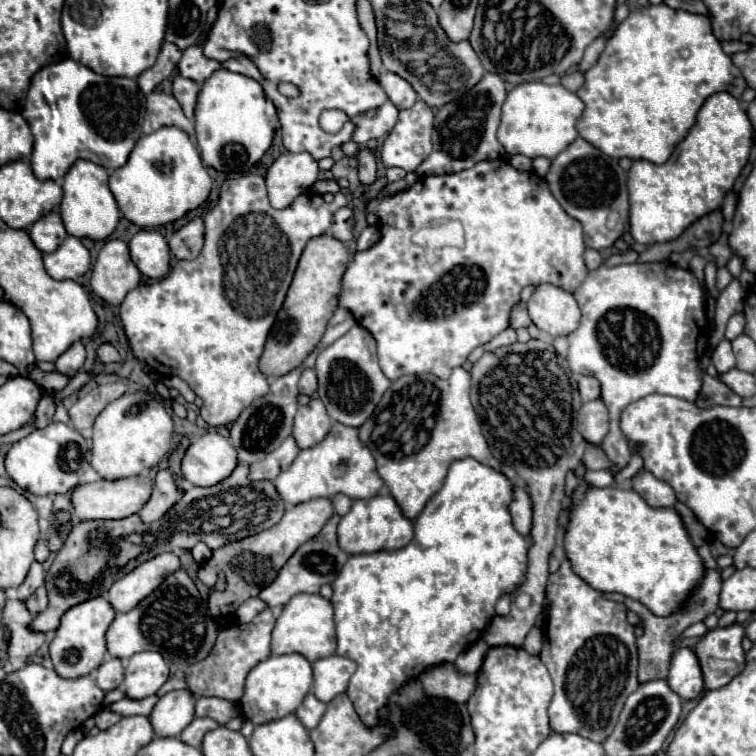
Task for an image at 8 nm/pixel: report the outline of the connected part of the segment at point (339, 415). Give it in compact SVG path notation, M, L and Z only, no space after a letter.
M356 324L342 338L326 346L316 356L316 374L318 374L318 396L324 402L328 416L340 424L362 426L368 416L372 416L382 394L388 390L390 380L378 366L376 342L372 334Z

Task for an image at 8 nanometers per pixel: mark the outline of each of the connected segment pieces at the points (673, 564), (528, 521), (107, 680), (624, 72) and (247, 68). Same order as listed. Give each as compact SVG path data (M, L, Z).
M580 484L572 498L574 510L570 512L564 548L574 572L594 590L618 592L638 600L654 616L672 616L678 612L706 574L704 560L694 548L680 514L674 508L652 508L640 494L620 488L588 488Z
M516 486L516 496L510 504L510 514L514 518L514 526L522 536L530 536L532 530L532 500L526 488Z
M108 658L92 676L94 676L96 684L98 684L104 692L114 690L114 688L118 688L118 686L122 684L122 680L124 680L124 664L122 664L122 660L118 660L118 658Z
M666 4L636 8L606 42L598 64L586 72L586 82L576 92L586 104L576 128L584 140L612 158L626 156L630 160L652 160L654 164L664 164L676 144L682 142L696 124L696 114L708 96L730 92L734 98L740 98L744 90L746 80L732 64L732 58L724 54L720 40L712 34L708 16L674 10Z
M238 56L238 58L228 58L222 62L222 68L226 70L232 70L232 72L238 72L238 74L244 74L244 76L250 76L254 80L262 80L258 68L252 64L252 60L248 60L246 56Z

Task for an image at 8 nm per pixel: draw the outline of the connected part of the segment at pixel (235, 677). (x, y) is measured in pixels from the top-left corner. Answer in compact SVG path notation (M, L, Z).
M266 608L250 624L234 624L234 626L228 626L228 628L220 630L212 652L202 662L196 662L196 664L188 666L188 670L186 670L186 682L188 682L188 688L192 690L192 694L196 698L218 696L218 698L224 698L224 700L238 702L242 698L244 680L246 680L248 672L258 662L266 660L272 654L270 636L272 636L274 622L276 622L276 618L274 618L272 610Z

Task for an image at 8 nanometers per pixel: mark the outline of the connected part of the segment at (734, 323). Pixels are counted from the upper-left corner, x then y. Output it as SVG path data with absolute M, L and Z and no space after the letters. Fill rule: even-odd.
M734 314L734 316L728 320L728 324L726 324L726 338L728 338L728 340L734 340L736 336L740 336L740 334L744 332L744 324L746 324L744 316L742 316L742 314Z

